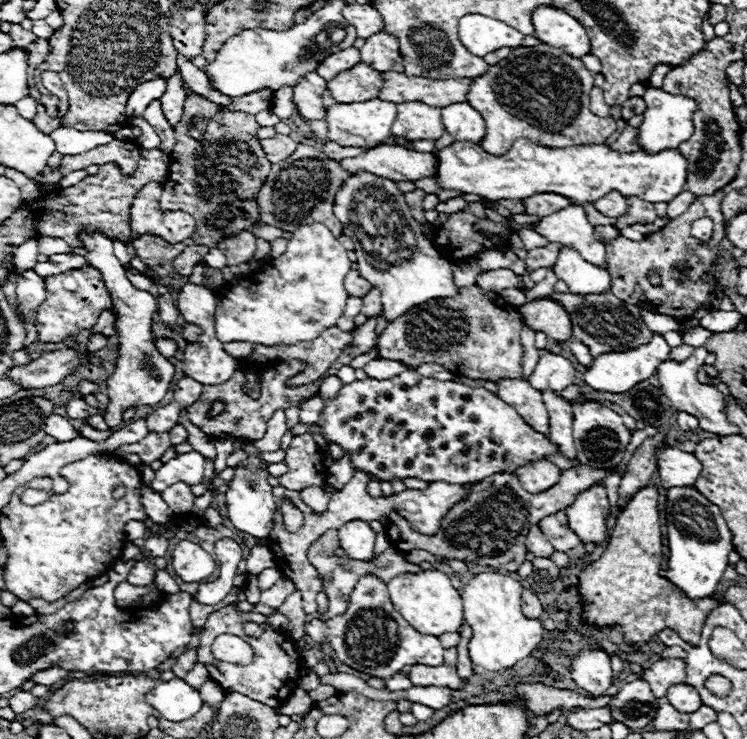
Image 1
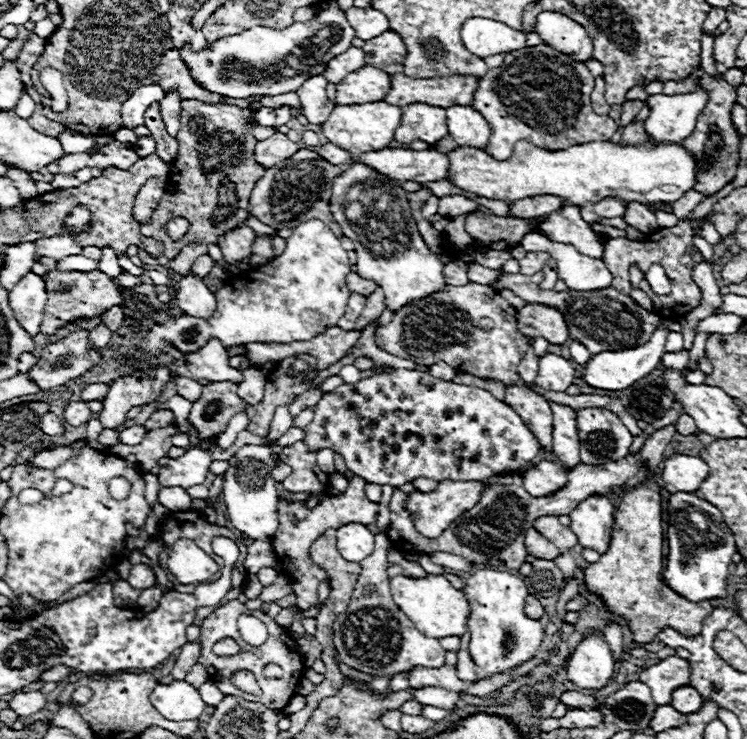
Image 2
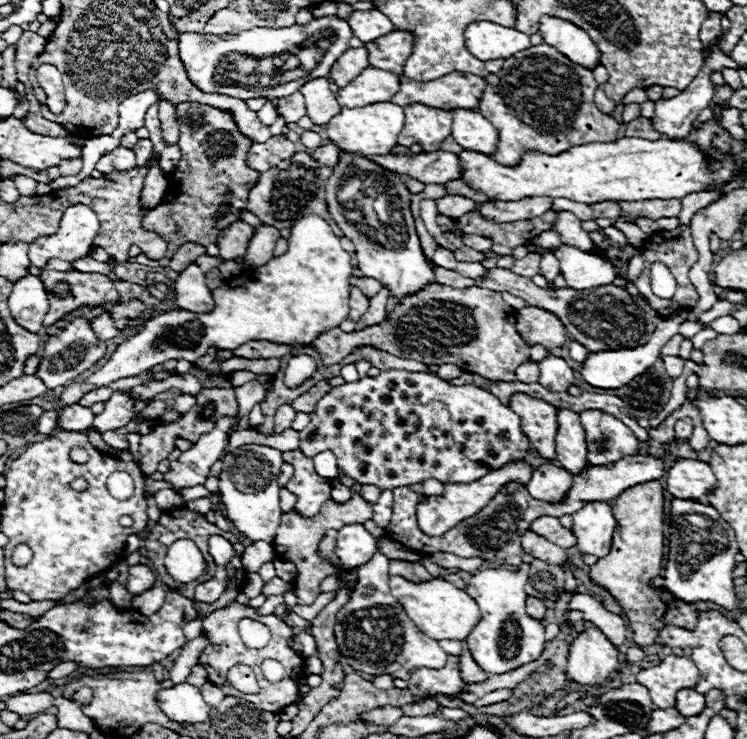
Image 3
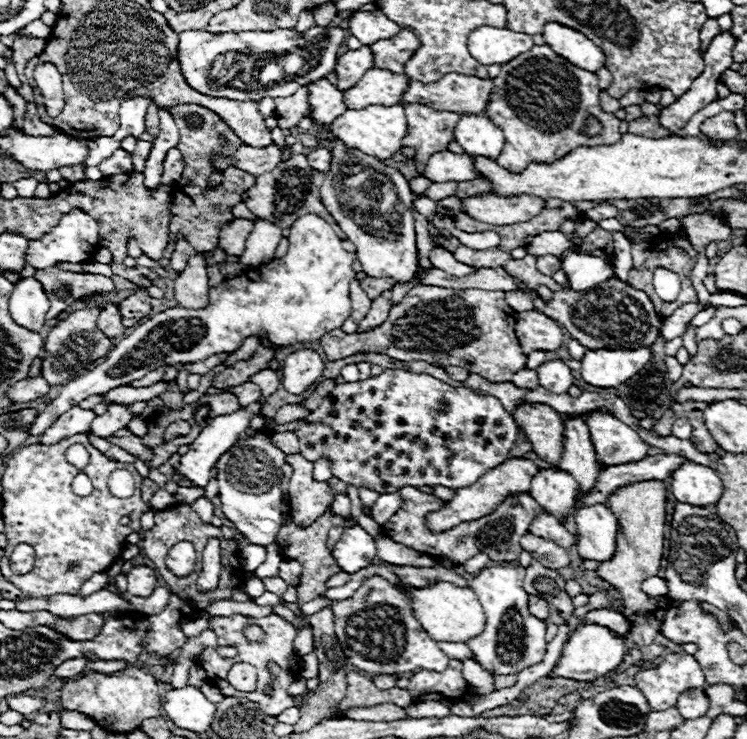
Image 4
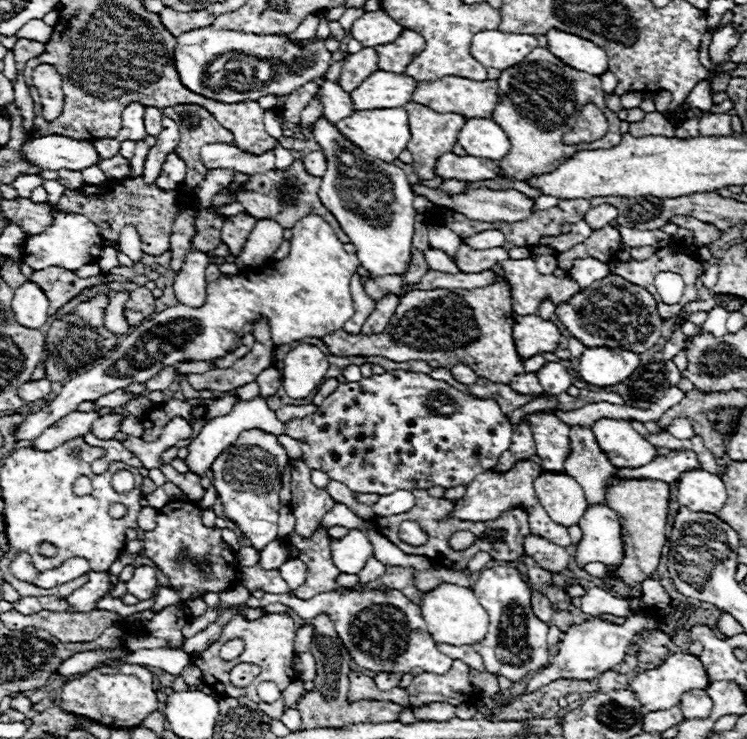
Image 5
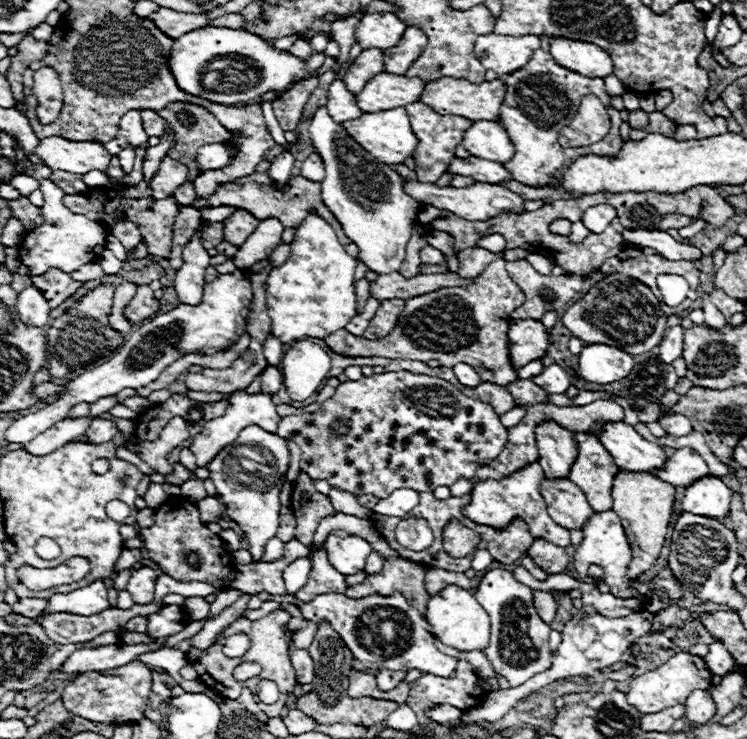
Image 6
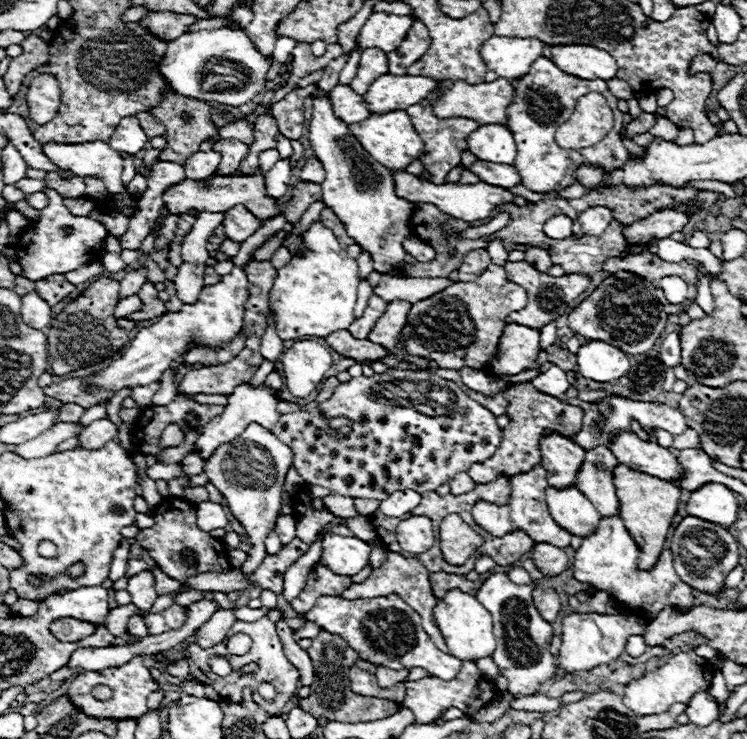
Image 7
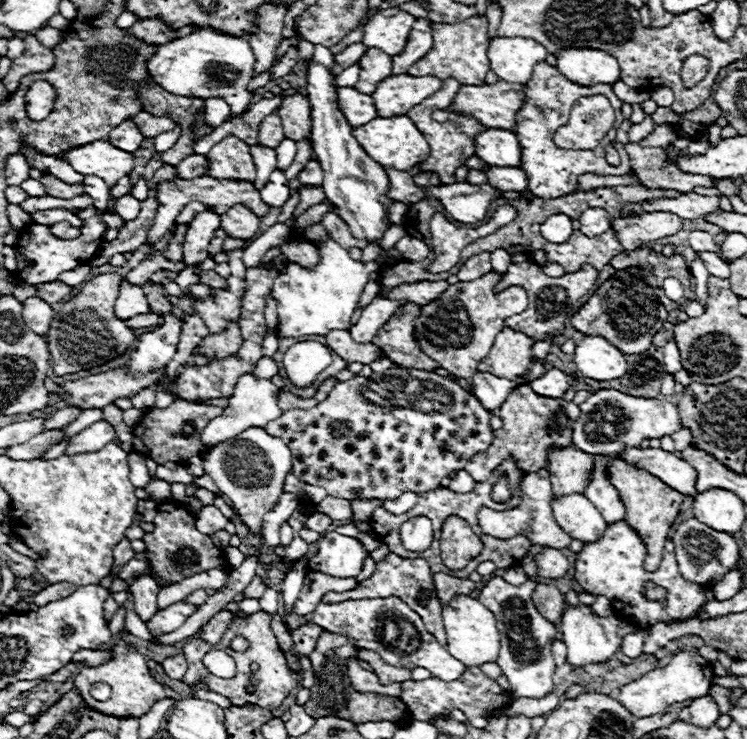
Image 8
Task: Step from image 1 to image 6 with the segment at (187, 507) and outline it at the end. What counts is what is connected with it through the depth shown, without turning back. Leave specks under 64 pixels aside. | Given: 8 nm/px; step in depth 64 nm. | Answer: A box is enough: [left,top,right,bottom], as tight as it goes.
[144,484,166,508]

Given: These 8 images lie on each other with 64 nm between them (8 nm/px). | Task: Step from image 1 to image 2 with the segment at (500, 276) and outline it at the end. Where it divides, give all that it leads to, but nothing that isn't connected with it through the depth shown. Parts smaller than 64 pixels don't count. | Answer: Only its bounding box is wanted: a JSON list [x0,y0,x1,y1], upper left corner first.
[468,264,504,286]

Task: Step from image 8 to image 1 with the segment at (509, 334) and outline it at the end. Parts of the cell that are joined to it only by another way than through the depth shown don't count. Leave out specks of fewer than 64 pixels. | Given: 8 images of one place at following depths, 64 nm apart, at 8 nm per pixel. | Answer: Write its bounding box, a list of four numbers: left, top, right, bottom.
[518,300,572,342]

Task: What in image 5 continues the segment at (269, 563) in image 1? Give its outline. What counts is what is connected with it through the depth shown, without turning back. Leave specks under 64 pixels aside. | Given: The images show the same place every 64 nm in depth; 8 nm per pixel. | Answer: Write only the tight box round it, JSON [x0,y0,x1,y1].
[236,546,260,566]

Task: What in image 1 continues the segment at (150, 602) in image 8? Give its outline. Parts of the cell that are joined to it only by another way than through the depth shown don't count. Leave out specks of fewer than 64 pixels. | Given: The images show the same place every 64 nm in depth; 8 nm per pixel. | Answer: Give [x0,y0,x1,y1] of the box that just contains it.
[128,560,156,586]

